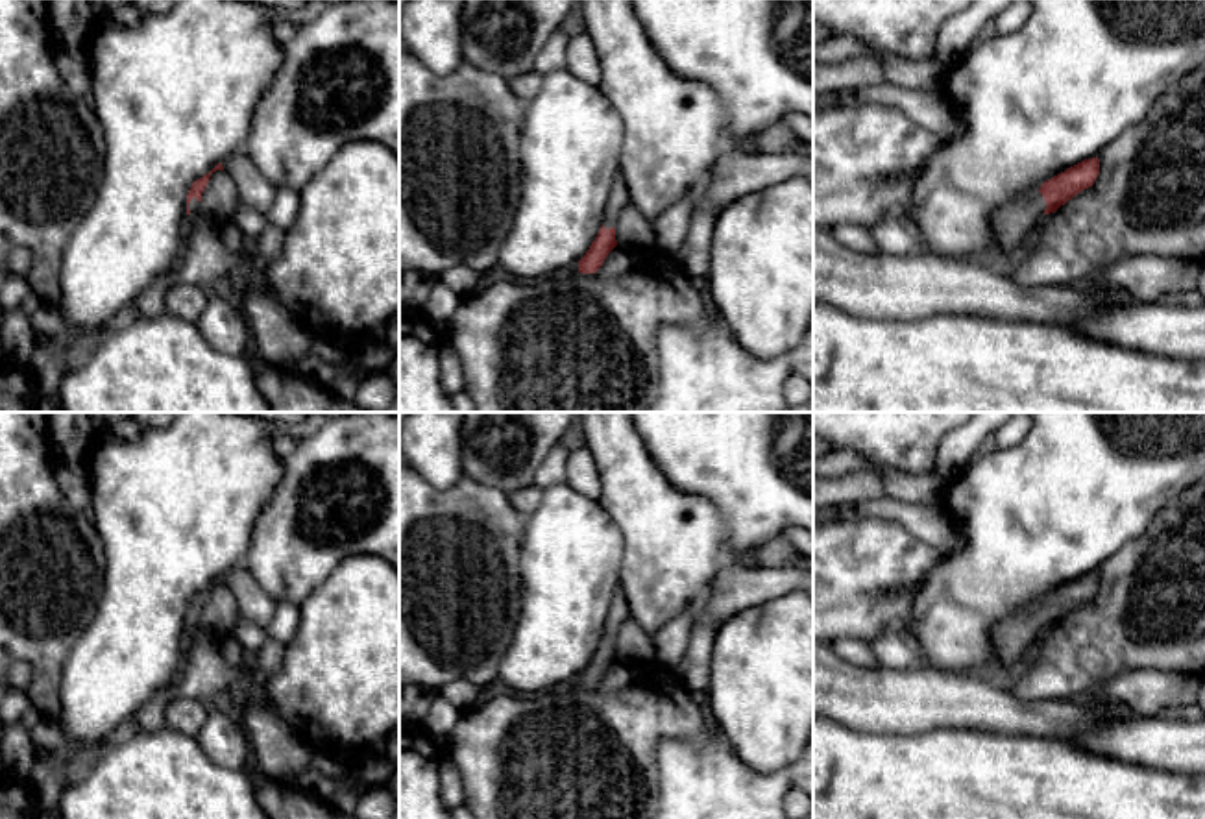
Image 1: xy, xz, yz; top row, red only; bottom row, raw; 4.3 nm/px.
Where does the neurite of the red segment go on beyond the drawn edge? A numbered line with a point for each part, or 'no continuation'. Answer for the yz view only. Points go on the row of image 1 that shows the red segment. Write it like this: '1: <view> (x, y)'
1: yz (1013, 224)

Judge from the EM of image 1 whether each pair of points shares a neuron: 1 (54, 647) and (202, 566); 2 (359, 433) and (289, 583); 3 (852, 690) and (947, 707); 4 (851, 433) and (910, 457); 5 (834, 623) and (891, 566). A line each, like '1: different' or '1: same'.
1: different
2: same
3: same
4: same
5: same

